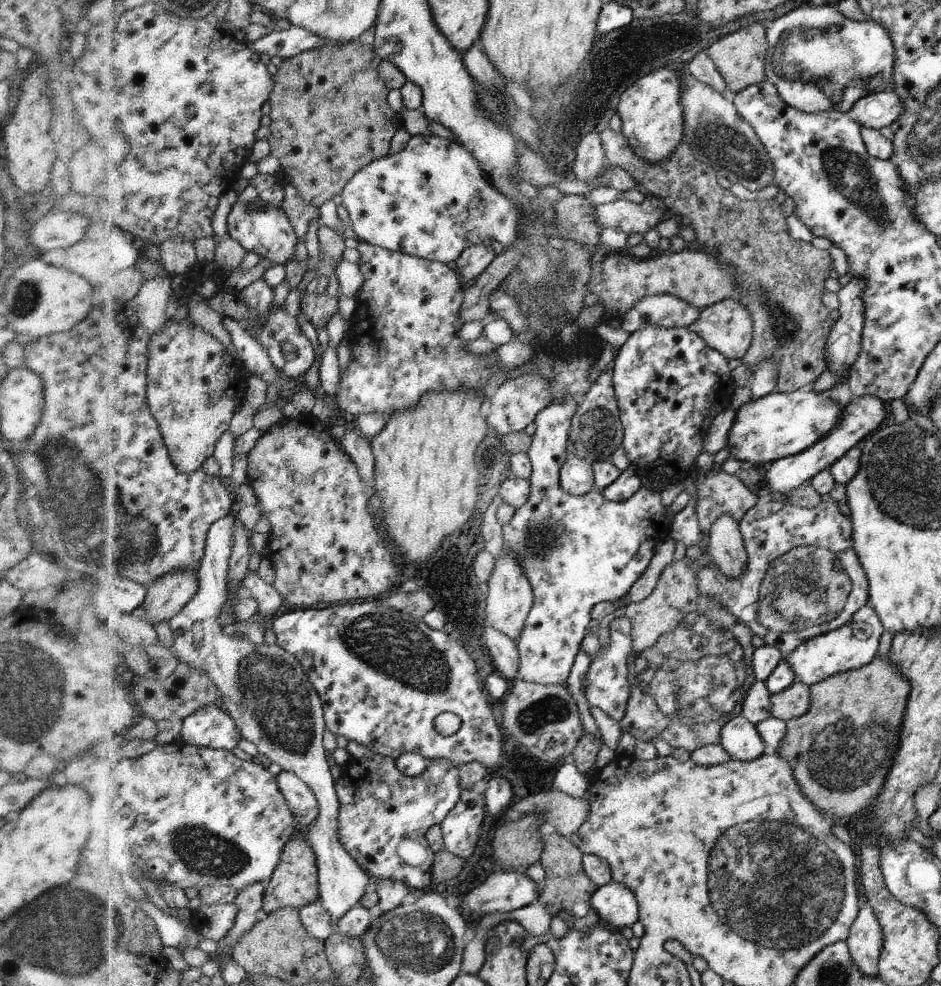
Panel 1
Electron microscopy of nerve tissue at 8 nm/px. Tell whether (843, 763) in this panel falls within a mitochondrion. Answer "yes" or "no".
yes

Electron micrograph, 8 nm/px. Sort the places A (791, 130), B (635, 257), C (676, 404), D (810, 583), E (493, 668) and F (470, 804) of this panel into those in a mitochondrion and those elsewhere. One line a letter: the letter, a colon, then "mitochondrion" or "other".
A: other
B: other
C: other
D: mitochondrion
E: other
F: mitochondrion

